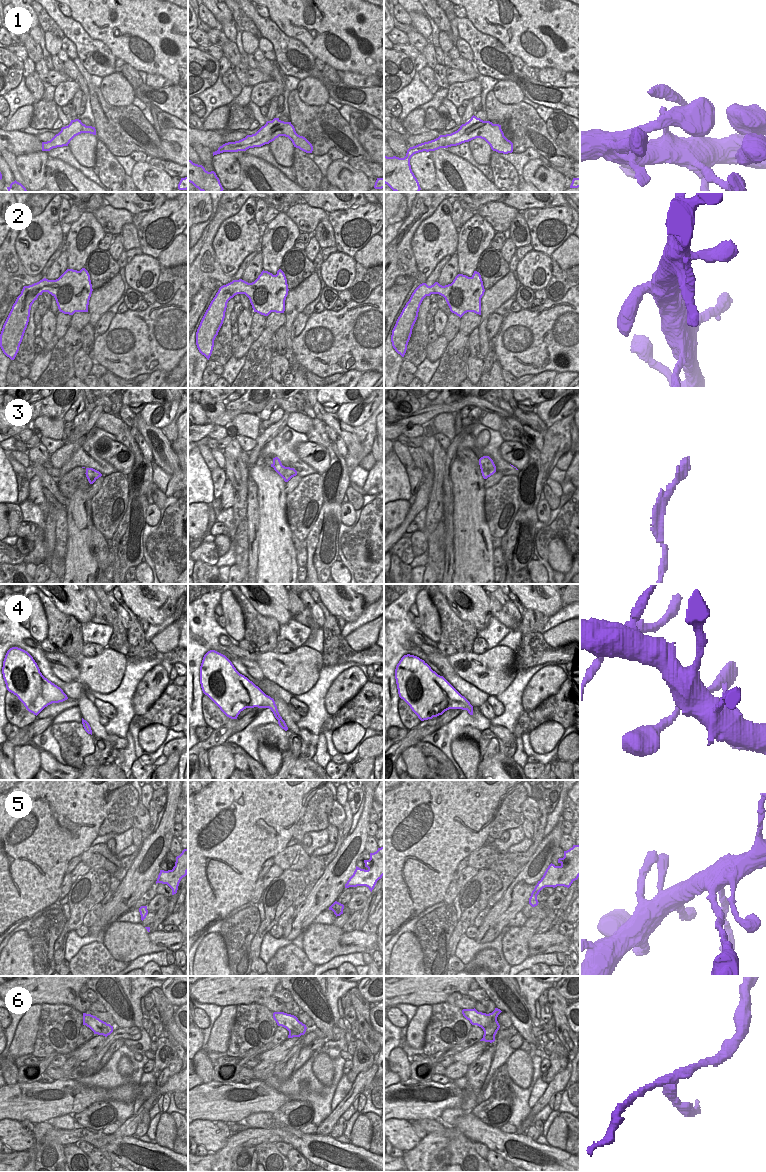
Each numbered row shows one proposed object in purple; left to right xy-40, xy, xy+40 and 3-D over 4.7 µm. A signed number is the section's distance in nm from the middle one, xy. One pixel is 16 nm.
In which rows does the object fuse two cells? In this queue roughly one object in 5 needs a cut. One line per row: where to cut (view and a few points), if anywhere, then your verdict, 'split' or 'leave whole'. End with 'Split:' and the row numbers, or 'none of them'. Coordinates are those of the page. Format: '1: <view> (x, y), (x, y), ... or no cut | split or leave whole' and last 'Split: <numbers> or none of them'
1: no cut | leave whole
2: no cut | leave whole
3: xy (285, 467), (287, 470), (296, 473) | split
4: no cut | leave whole
5: no cut | leave whole
6: xy+40 (483, 1035), (492, 1035), (494, 1037) | split
Split: 3, 6

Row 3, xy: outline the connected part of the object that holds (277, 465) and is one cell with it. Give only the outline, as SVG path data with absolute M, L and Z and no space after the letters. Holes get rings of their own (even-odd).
M278 457L273 458L273 463L271 467L284 479L285 482L288 482L292 477L296 476L297 473L293 471L287 471L286 467L282 465Z

